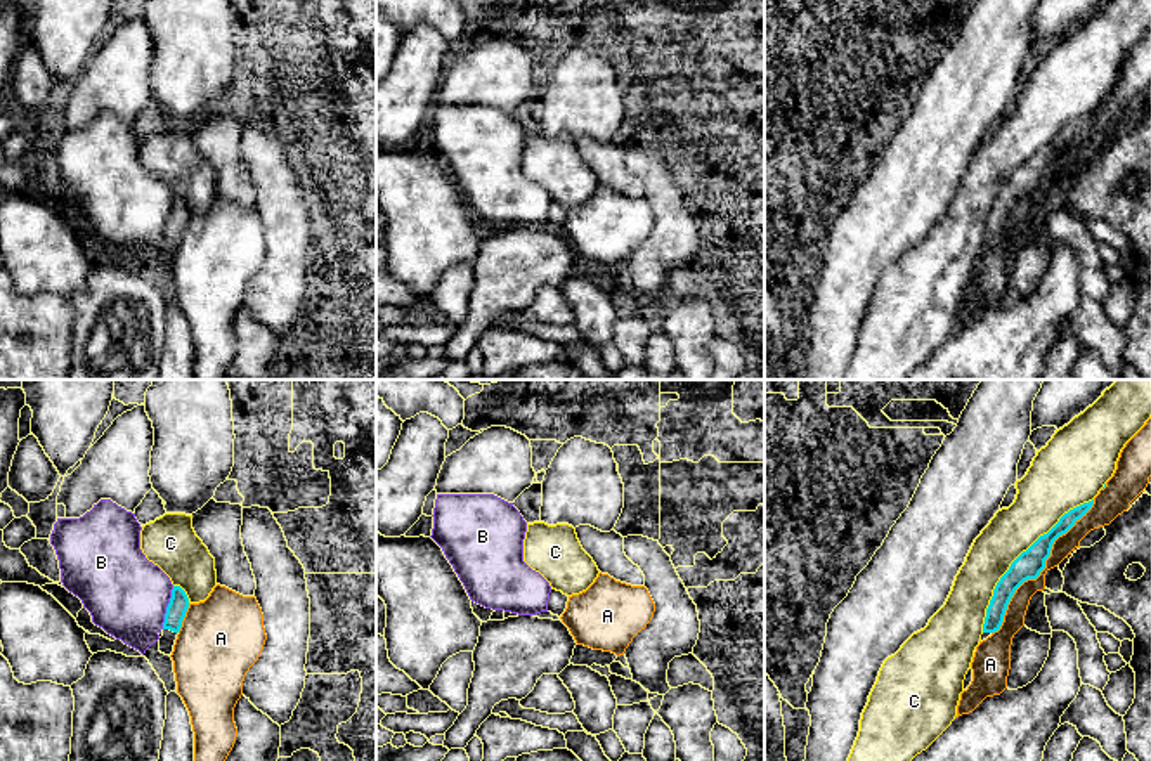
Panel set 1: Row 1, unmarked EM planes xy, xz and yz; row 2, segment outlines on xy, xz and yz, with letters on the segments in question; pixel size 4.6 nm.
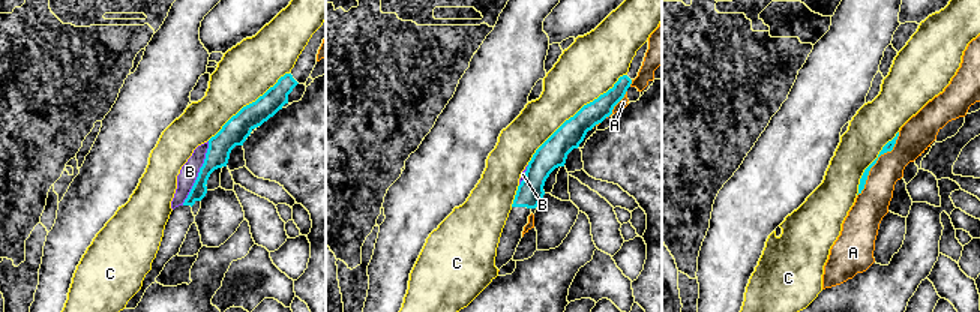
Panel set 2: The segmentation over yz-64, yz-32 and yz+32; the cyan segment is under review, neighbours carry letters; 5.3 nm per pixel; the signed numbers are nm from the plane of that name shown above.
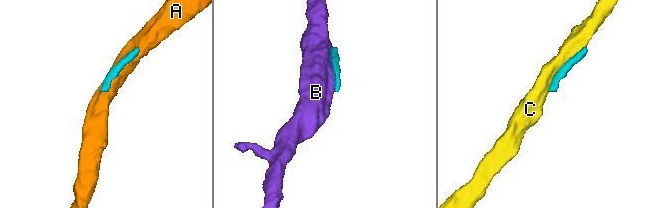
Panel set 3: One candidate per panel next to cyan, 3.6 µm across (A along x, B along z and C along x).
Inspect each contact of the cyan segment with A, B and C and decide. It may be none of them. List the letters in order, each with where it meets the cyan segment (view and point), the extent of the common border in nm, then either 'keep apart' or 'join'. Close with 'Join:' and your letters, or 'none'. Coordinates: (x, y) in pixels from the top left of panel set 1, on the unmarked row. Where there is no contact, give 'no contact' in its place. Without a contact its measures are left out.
A: contact yz (1042, 181); length 800 nm; keep apart
B: contact xy (167, 219); length 200 nm; keep apart
C: contact yz (1018, 169); length 800 nm; keep apart
Join: none

